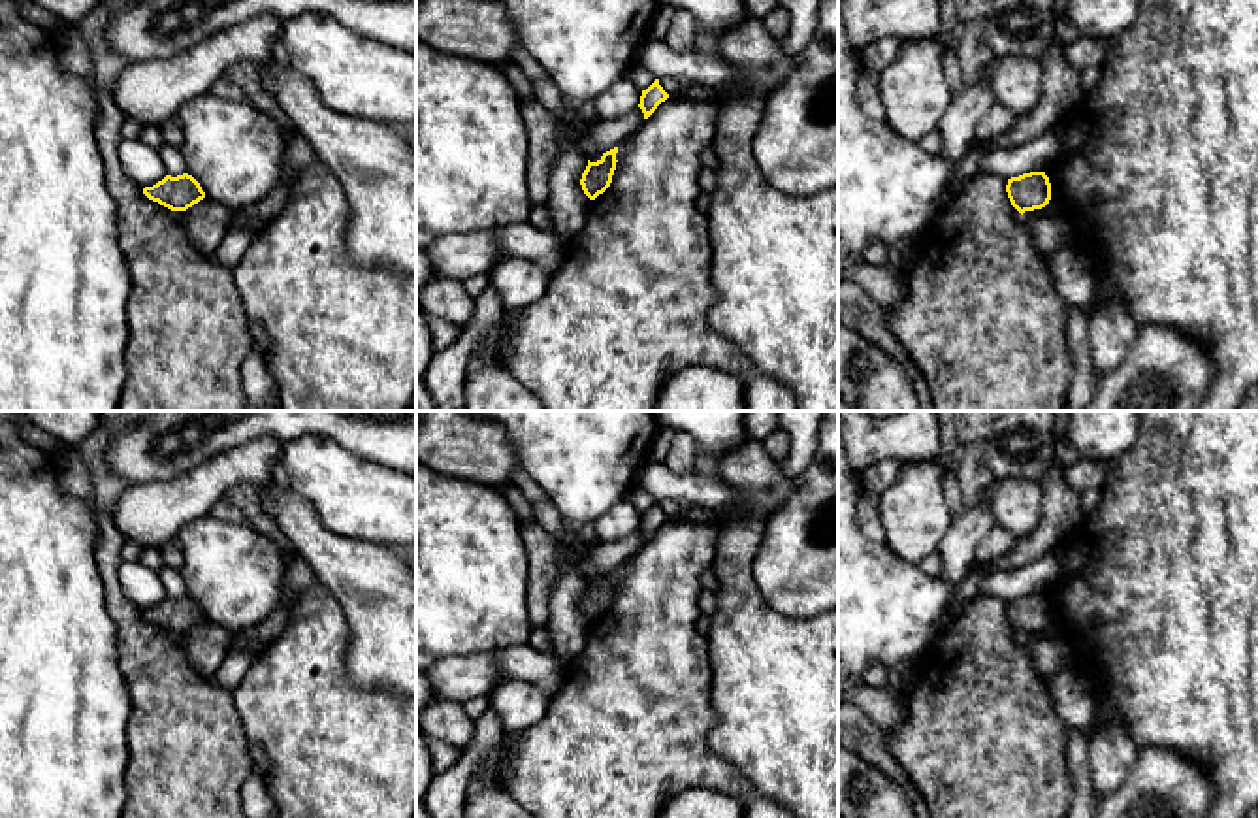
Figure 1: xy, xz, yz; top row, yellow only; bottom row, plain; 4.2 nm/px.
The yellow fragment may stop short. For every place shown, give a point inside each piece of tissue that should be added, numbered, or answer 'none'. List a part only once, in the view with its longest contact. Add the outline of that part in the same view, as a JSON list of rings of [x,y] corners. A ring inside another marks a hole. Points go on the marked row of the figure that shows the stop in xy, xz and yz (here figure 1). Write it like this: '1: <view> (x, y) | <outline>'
none

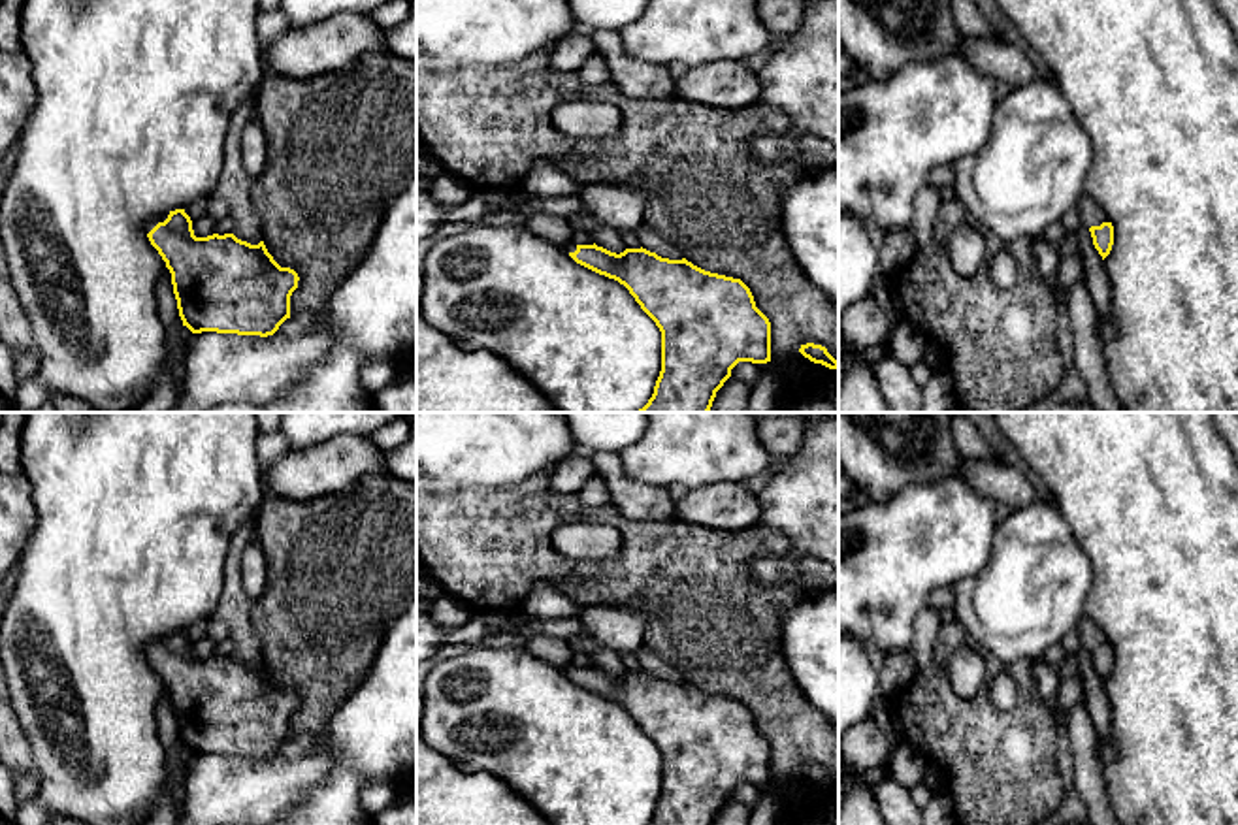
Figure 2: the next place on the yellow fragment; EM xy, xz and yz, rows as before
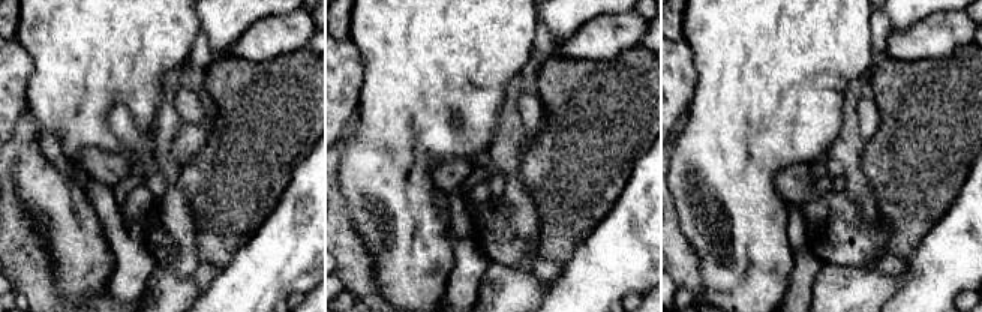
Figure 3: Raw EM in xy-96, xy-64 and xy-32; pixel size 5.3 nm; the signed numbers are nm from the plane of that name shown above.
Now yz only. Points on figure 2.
1: yz (1091, 213) | [[[1082,192],[1082,196],[1078,198],[1076,207],[1080,211],[1080,222],[1085,228],[1110,222],[1102,207],[1095,200],[1091,200],[1085,192]]]

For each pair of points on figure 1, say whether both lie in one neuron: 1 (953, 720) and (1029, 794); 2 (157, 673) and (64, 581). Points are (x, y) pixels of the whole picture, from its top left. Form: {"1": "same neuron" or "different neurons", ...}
{"1": "same neuron", "2": "different neurons"}

